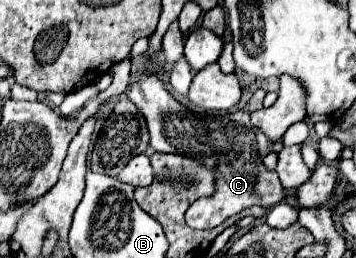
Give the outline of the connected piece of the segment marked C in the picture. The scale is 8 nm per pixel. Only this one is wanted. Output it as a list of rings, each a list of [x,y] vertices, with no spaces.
[[[141,75],[129,89],[129,99],[139,107],[143,113],[149,135],[151,147],[157,153],[177,153],[187,155],[201,163],[203,167],[215,169],[215,193],[203,199],[197,199],[187,211],[187,225],[193,229],[213,229],[221,225],[227,217],[237,215],[239,211],[261,205],[273,207],[277,205],[287,193],[281,189],[279,177],[275,171],[269,171],[263,165],[263,157],[269,153],[279,153],[283,143],[267,143],[267,137],[255,129],[249,121],[249,115],[263,107],[265,91],[257,89],[255,95],[243,109],[233,113],[195,113],[181,105],[173,95],[163,87],[163,83],[155,75]]]

